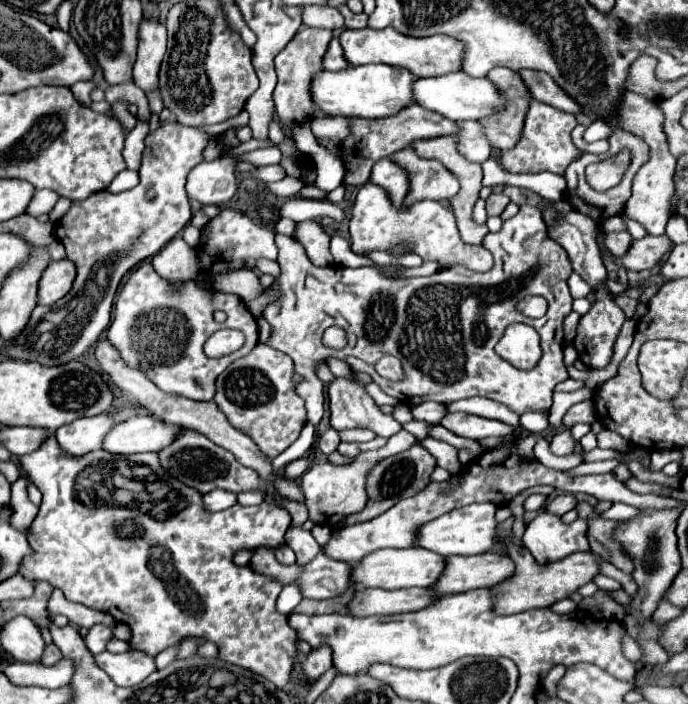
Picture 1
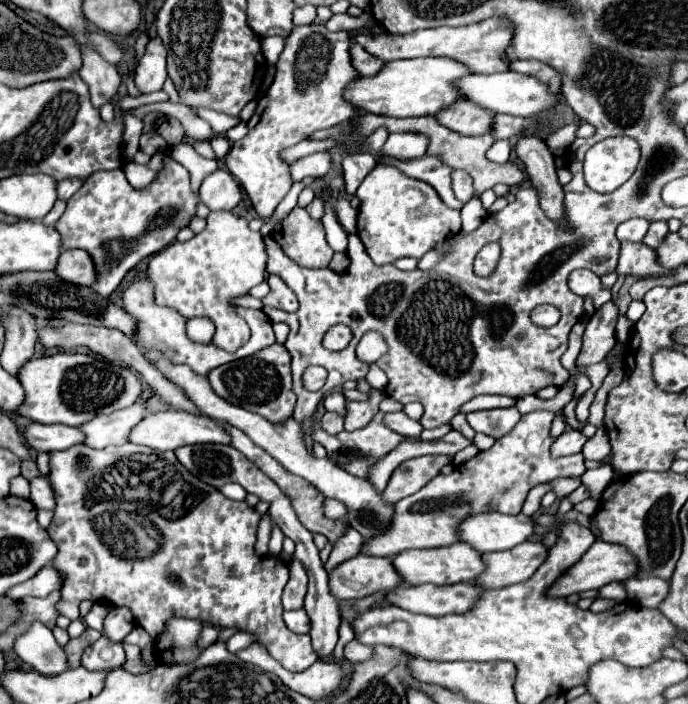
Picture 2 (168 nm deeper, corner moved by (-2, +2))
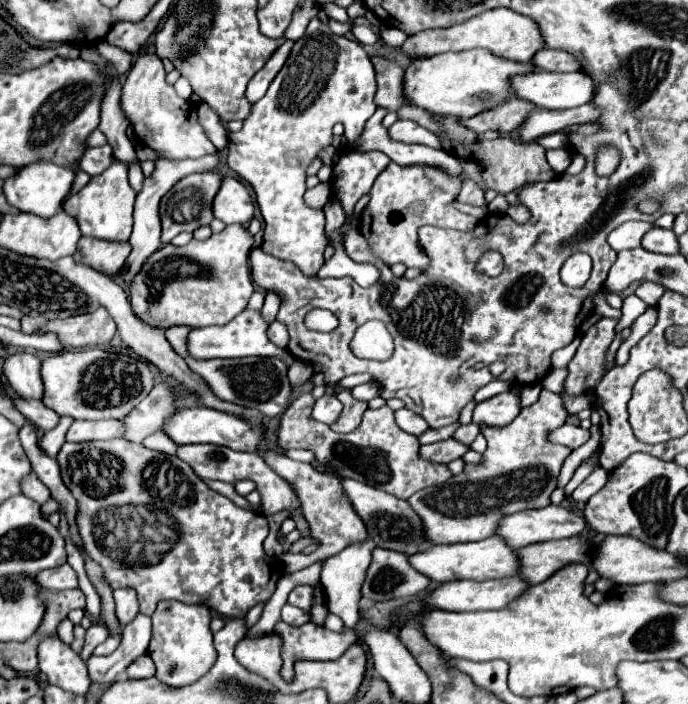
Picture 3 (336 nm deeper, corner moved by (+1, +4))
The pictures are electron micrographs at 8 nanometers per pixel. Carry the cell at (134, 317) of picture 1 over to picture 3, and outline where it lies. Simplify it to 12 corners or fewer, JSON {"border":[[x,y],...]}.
{"border":[[245,310],[227,326],[193,329],[195,360],[295,358],[267,338],[261,310]]}

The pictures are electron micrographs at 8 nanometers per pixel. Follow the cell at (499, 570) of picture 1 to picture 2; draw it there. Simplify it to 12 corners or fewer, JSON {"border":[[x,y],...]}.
{"border":[[522,542],[484,554],[482,588],[526,582],[542,566],[548,546]]}

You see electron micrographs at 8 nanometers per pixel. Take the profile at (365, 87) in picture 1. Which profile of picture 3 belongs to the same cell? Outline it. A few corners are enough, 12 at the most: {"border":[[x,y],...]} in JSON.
{"border":[[485,50],[417,58],[403,98],[431,114],[475,116],[533,70]]}

